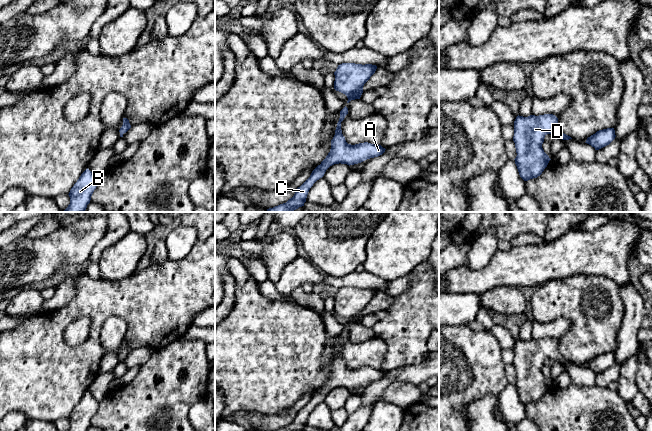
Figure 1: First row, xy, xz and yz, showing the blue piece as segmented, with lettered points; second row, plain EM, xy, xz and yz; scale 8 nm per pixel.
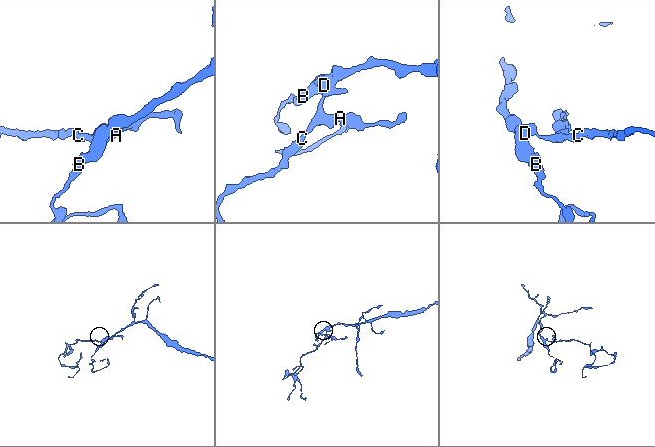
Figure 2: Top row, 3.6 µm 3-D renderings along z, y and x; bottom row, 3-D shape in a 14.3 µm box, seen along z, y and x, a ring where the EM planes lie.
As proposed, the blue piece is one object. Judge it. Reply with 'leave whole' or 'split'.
leave whole

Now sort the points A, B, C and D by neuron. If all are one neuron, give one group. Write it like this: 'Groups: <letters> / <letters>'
Groups: A B C D

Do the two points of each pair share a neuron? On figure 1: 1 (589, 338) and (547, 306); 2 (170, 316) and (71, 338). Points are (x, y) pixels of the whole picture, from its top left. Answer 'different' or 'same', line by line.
1: same
2: different

